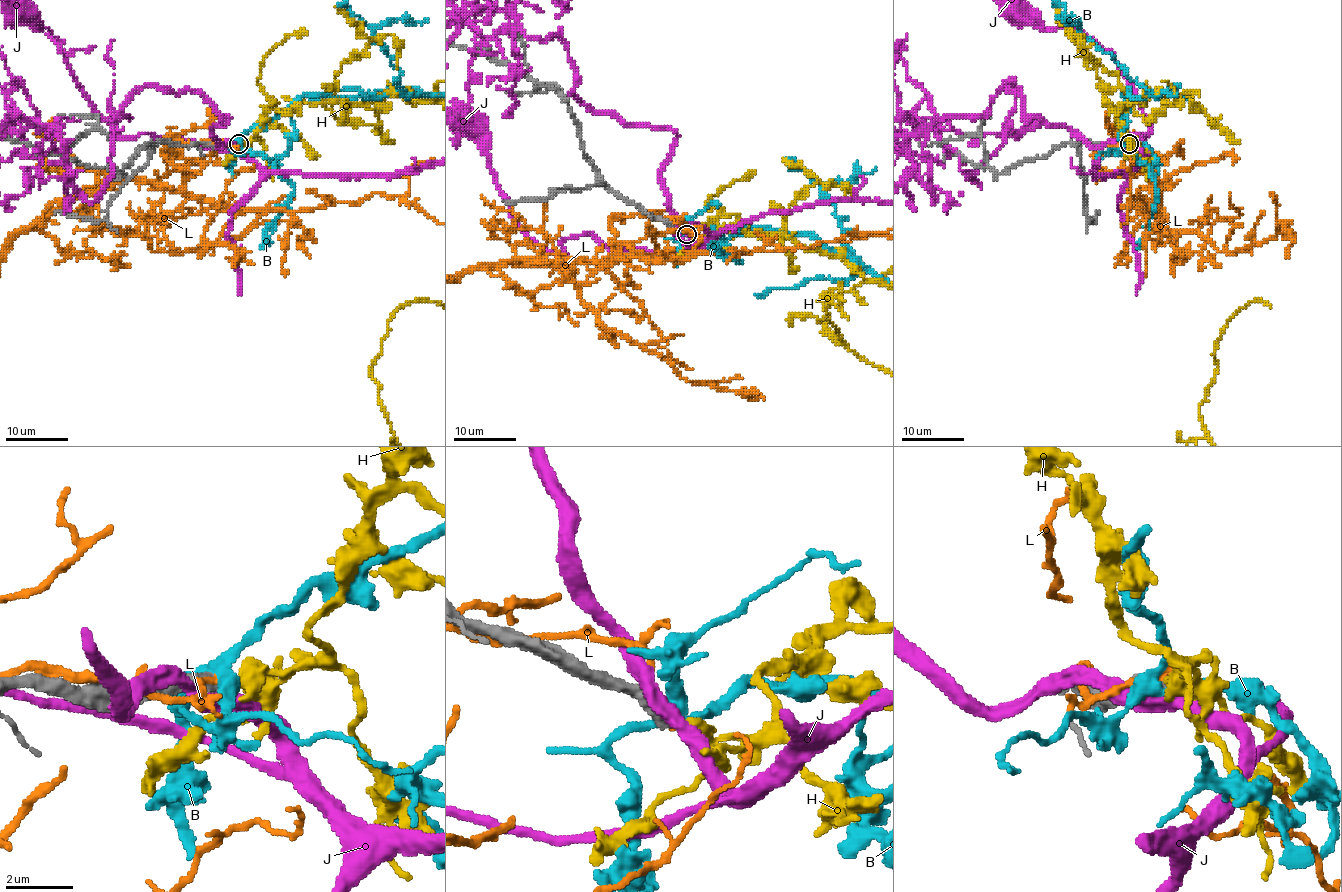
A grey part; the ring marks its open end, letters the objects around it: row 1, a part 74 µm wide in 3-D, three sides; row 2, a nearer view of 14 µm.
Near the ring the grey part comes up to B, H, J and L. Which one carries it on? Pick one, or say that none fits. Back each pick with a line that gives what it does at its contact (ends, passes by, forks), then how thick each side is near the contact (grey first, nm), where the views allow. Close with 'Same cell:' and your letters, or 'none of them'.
Same cell: none of them

